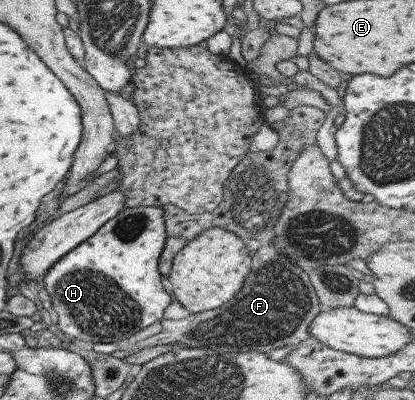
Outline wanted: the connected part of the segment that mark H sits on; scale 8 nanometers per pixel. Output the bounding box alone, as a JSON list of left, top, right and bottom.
[42,207,172,344]

